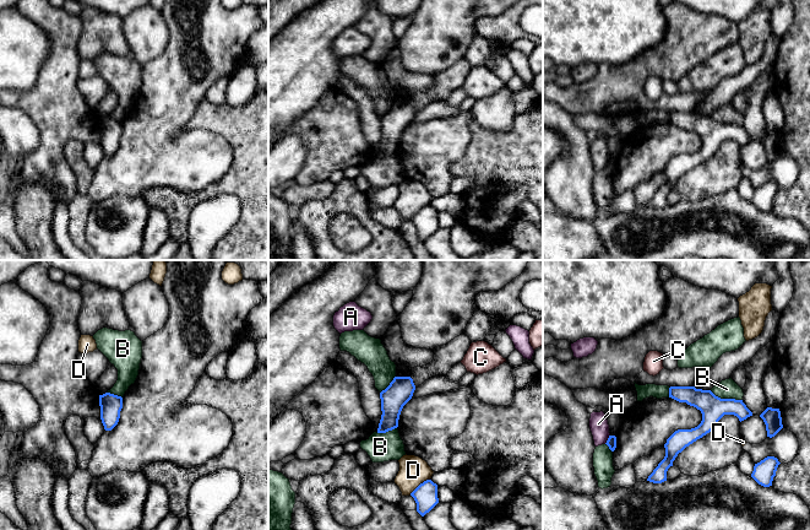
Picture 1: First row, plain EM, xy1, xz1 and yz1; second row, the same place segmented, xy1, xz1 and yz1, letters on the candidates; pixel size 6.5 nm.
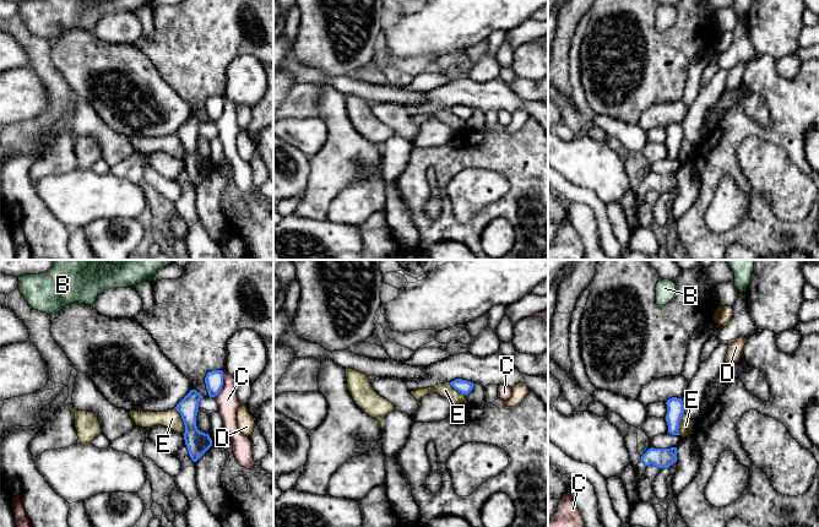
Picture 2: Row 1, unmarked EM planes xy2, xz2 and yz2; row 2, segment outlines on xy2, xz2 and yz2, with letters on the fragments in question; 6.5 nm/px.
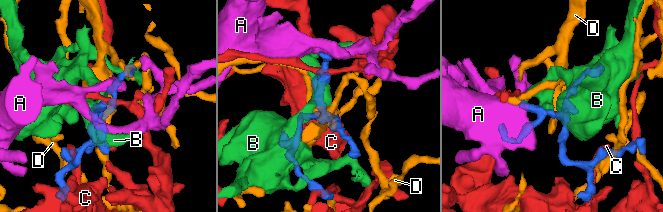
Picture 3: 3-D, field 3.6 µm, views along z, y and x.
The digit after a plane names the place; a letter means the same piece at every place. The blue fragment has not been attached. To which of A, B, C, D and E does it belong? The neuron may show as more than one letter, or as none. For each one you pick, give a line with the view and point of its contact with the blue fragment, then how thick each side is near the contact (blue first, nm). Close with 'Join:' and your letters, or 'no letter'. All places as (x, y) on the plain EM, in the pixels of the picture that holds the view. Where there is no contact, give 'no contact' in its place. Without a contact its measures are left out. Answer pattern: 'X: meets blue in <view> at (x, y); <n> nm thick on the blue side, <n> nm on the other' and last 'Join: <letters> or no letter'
Join: no letter

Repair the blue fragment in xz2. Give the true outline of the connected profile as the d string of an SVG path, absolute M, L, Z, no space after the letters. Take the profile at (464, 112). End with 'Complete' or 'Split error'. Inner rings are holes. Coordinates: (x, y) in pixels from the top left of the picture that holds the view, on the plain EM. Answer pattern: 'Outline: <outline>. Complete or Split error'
Outline: M456 104L450 110L466 121L473 115L473 108L462 104Z. Complete

